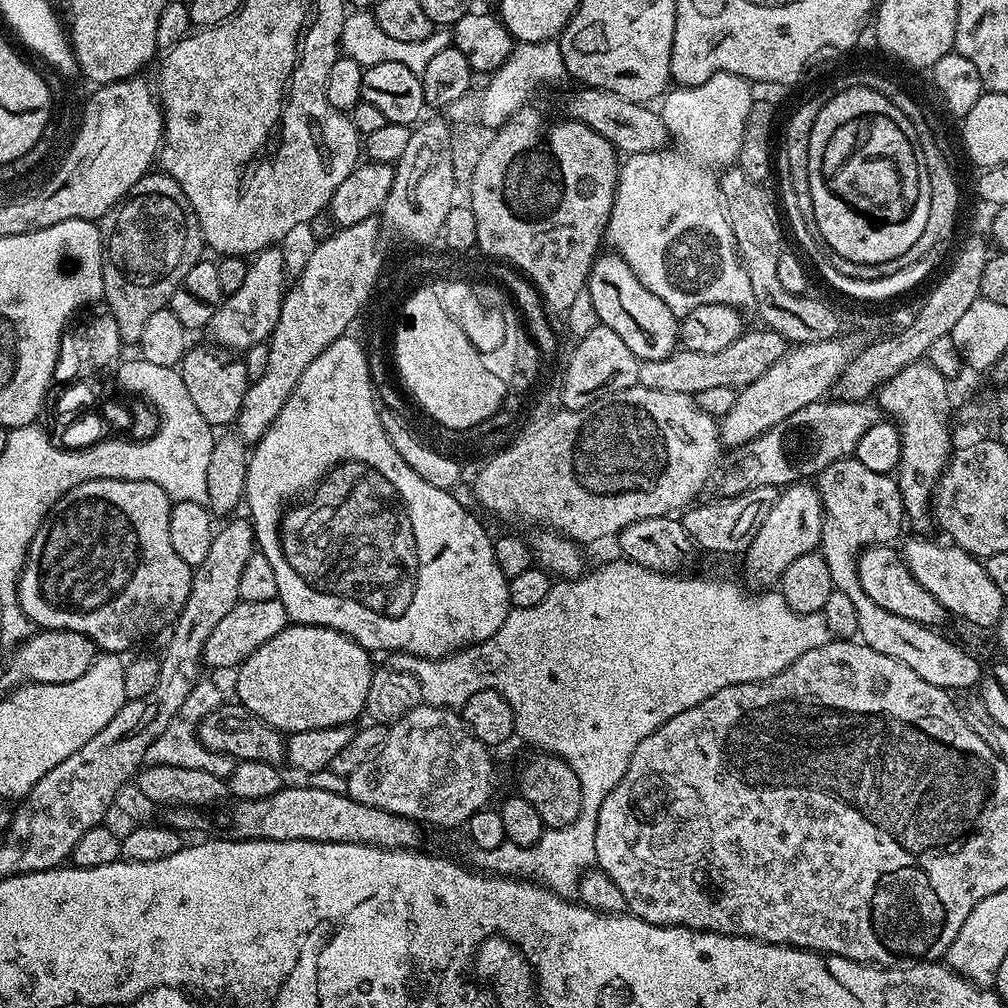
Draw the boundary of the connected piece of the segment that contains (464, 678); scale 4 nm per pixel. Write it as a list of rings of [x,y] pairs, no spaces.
[[[617,558],[609,564],[604,564],[601,568],[596,568],[593,572],[585,571],[575,579],[561,579],[553,583],[550,594],[538,602],[538,606],[526,606],[525,608],[512,608],[509,611],[506,622],[493,636],[486,638],[481,644],[471,644],[468,648],[461,648],[459,652],[452,652],[448,656],[441,656],[439,660],[428,660],[425,656],[412,656],[408,652],[390,652],[386,656],[386,666],[390,670],[398,670],[398,674],[410,674],[418,681],[418,690],[422,690],[423,703],[439,708],[451,708],[453,710],[463,709],[466,698],[470,694],[478,694],[478,690],[494,690],[510,702],[510,710],[514,710],[515,735],[521,736],[528,744],[533,744],[533,749],[551,752],[553,756],[560,756],[568,763],[570,770],[578,774],[578,786],[582,790],[582,804],[578,810],[578,818],[561,828],[545,827],[544,833],[530,846],[519,848],[514,842],[505,840],[502,846],[494,846],[494,850],[482,850],[467,838],[461,839],[460,848],[473,860],[471,863],[477,869],[483,870],[488,874],[498,876],[515,877],[519,874],[524,878],[531,878],[539,882],[543,887],[551,889],[558,896],[572,898],[580,891],[580,877],[596,864],[596,851],[594,850],[594,834],[598,822],[598,810],[602,802],[606,802],[606,794],[622,782],[622,774],[626,774],[626,766],[630,766],[630,758],[634,758],[634,750],[638,750],[638,742],[658,726],[670,722],[674,714],[682,714],[682,710],[690,710],[690,706],[698,706],[706,702],[718,690],[726,690],[726,686],[735,684],[749,684],[770,678],[786,666],[793,664],[802,654],[807,654],[810,650],[818,650],[818,646],[827,644],[830,639],[825,617],[819,612],[814,614],[797,614],[786,606],[786,602],[780,597],[779,591],[764,590],[759,594],[749,594],[743,587],[739,588],[736,584],[727,584],[724,580],[683,580],[685,577],[680,574],[665,574],[662,572],[651,572],[648,568],[638,566],[632,560]]]

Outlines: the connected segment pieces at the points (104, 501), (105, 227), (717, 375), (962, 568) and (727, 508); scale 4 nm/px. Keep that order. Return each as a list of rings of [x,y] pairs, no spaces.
[[[102,478],[82,482],[74,486],[68,493],[49,510],[40,524],[39,530],[28,547],[28,553],[24,559],[24,569],[20,571],[20,580],[16,584],[16,597],[20,600],[22,610],[27,614],[37,629],[47,630],[74,630],[78,634],[86,634],[97,646],[101,653],[124,654],[127,648],[135,646],[139,640],[152,636],[155,632],[163,633],[171,629],[175,624],[178,614],[182,614],[182,606],[186,606],[186,598],[190,594],[193,569],[178,554],[174,554],[174,546],[170,546],[170,514],[174,501],[168,497],[166,490],[154,482],[142,482],[141,480],[115,480],[114,478]]]
[[[153,170],[139,180],[105,216],[100,217],[98,227],[104,250],[103,303],[108,303],[105,304],[107,311],[112,313],[114,322],[118,322],[121,341],[139,342],[150,314],[158,314],[158,310],[168,307],[174,290],[180,288],[186,274],[190,274],[190,269],[205,255],[206,245],[198,214],[194,214],[190,198],[182,194],[182,186],[178,186],[172,176],[166,175],[163,170]]]
[[[763,326],[757,329],[757,332],[746,330],[737,340],[730,342],[730,346],[717,350],[715,354],[698,354],[694,350],[680,348],[666,358],[641,360],[638,370],[639,387],[695,396],[702,390],[717,386],[730,386],[737,390],[750,386],[754,378],[762,378],[762,374],[766,374],[766,370],[770,370],[770,366],[774,366],[774,362],[778,362],[778,358],[782,358],[786,351],[782,334]]]
[[[916,536],[913,540],[903,541],[902,555],[904,564],[914,574],[918,586],[923,586],[928,593],[934,594],[944,607],[945,613],[957,616],[976,628],[995,629],[1002,618],[1006,607],[1006,598],[990,574],[986,574],[983,563],[977,557],[971,556],[966,550],[957,548],[951,542],[939,544],[936,540],[927,540],[924,536]]]
[[[758,486],[758,490],[750,490],[741,496],[715,498],[709,504],[696,502],[683,513],[682,523],[697,549],[743,554],[747,552],[754,534],[758,534],[758,526],[766,522],[766,514],[770,514],[770,506],[774,506],[777,495],[778,490],[774,486]]]

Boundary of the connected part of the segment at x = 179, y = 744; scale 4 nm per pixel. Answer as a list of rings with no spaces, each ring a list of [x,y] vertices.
[[[208,678],[200,679],[194,686],[194,690],[190,690],[186,702],[182,702],[182,706],[170,722],[170,726],[166,726],[166,730],[162,730],[162,734],[158,734],[158,738],[154,738],[154,742],[150,742],[150,746],[146,746],[144,764],[147,766],[186,766],[189,770],[206,770],[206,774],[227,778],[234,770],[237,761],[233,760],[231,756],[210,750],[200,741],[198,735],[198,725],[210,713],[218,710],[221,703],[219,686]]]

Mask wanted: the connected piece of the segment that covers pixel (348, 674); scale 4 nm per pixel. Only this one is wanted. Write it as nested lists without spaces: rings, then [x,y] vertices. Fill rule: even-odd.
[[[292,624],[274,634],[270,642],[258,646],[258,650],[254,650],[254,654],[250,654],[250,658],[246,658],[240,665],[235,673],[235,699],[281,734],[352,724],[362,716],[366,694],[370,694],[370,678],[374,671],[371,659],[373,657],[367,648],[355,644],[350,637],[338,630],[309,624]]]

